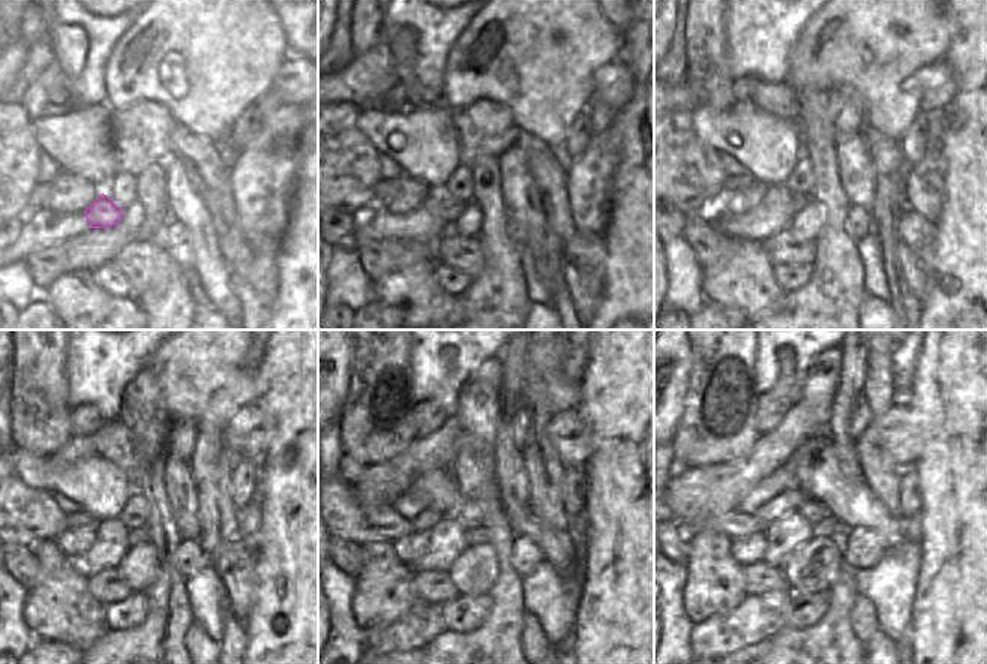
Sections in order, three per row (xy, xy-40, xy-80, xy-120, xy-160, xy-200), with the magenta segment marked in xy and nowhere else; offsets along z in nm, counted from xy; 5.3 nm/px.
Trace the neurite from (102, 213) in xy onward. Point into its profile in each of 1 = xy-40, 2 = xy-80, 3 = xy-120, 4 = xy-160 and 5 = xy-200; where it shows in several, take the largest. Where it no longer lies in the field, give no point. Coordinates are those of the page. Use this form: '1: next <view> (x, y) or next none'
1: next xy-40 (450, 209)
2: next xy-80 (800, 201)
3: next xy-120 (140, 535)
4: next xy-160 (477, 535)
5: next xy-200 (830, 526)

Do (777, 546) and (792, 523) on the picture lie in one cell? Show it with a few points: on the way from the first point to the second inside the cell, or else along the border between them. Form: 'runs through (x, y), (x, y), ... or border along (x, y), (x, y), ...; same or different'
runs through (782, 541), (791, 529); same

